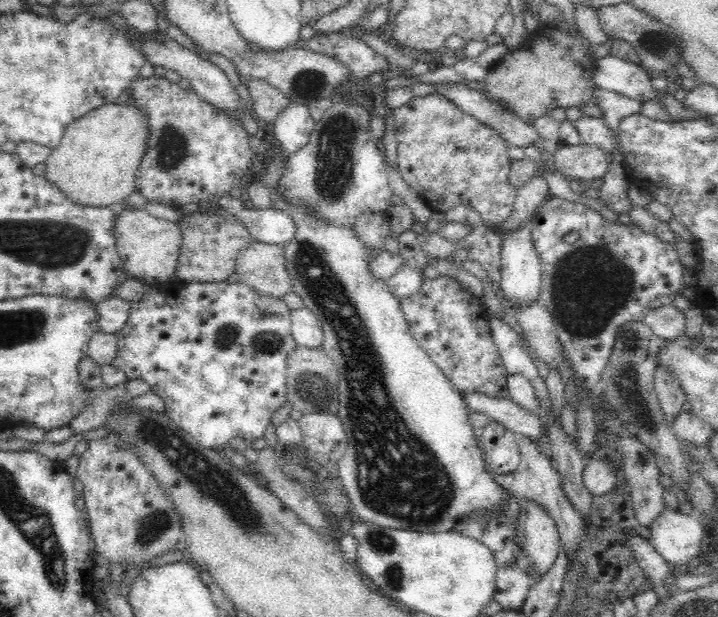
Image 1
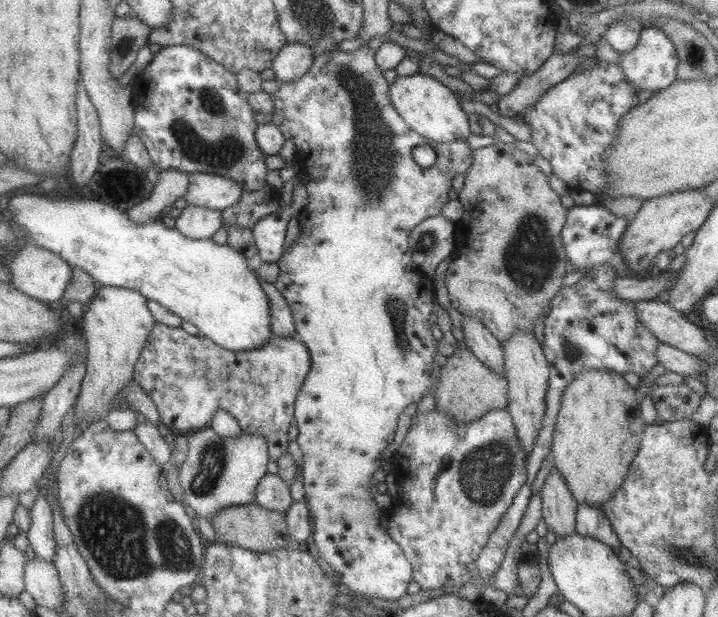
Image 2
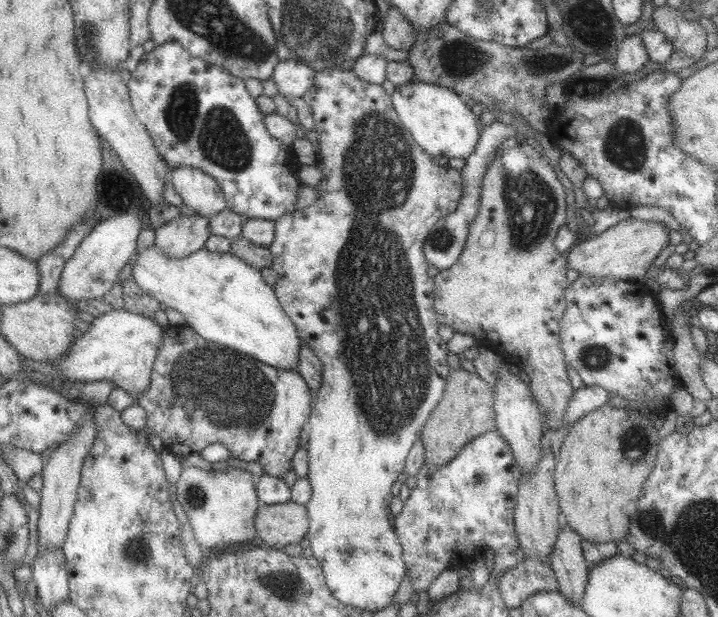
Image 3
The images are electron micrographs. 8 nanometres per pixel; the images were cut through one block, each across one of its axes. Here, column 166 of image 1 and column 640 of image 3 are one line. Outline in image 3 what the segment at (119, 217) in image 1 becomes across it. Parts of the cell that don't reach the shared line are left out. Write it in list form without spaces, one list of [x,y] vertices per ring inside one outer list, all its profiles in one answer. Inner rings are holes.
[[[629,218],[608,227],[600,234],[581,238],[565,252],[567,268],[580,276],[612,277],[623,281],[643,282],[647,269],[667,243],[669,227],[662,223],[643,222]]]

